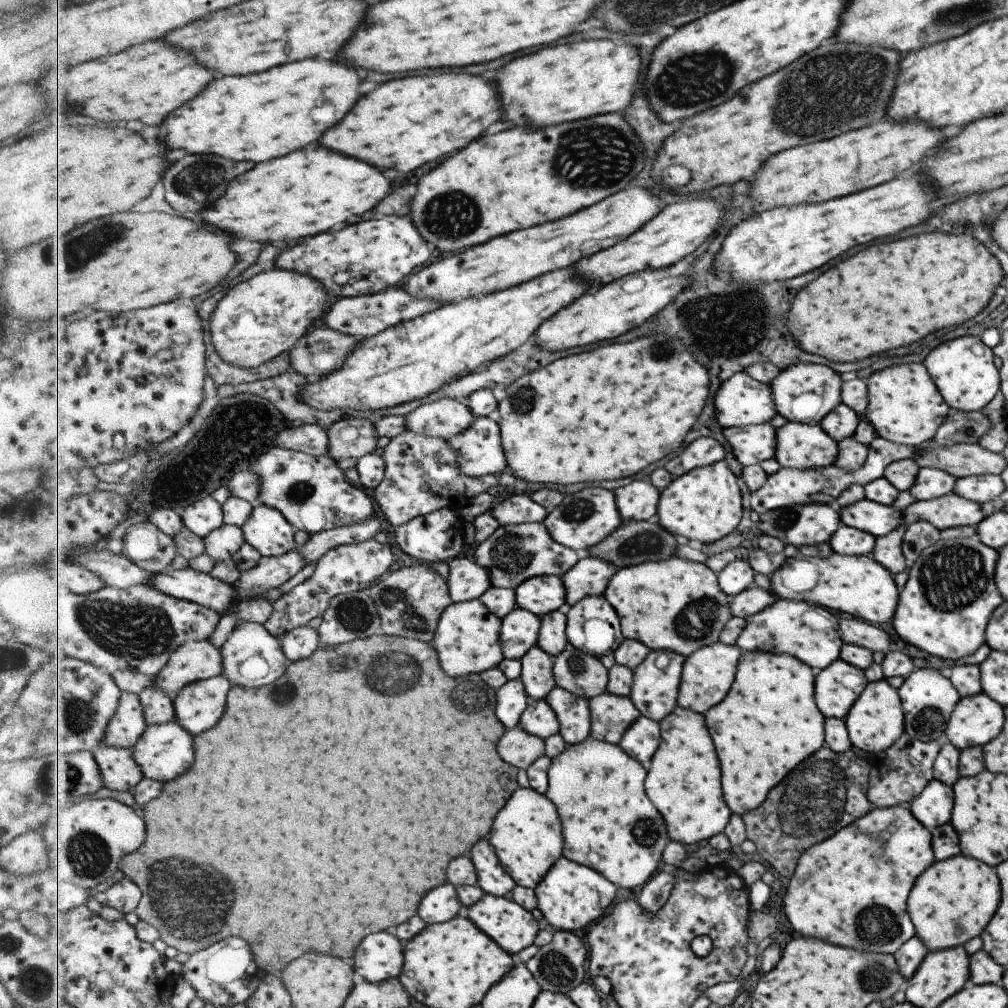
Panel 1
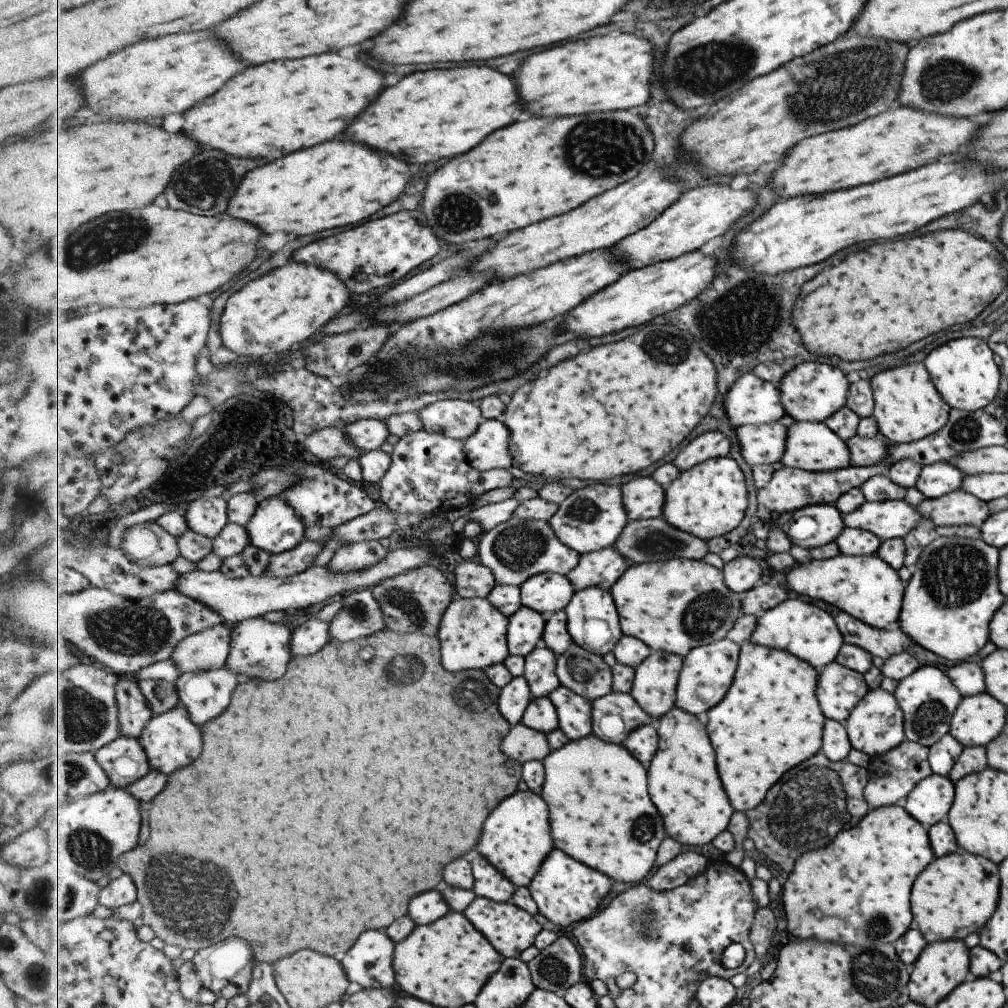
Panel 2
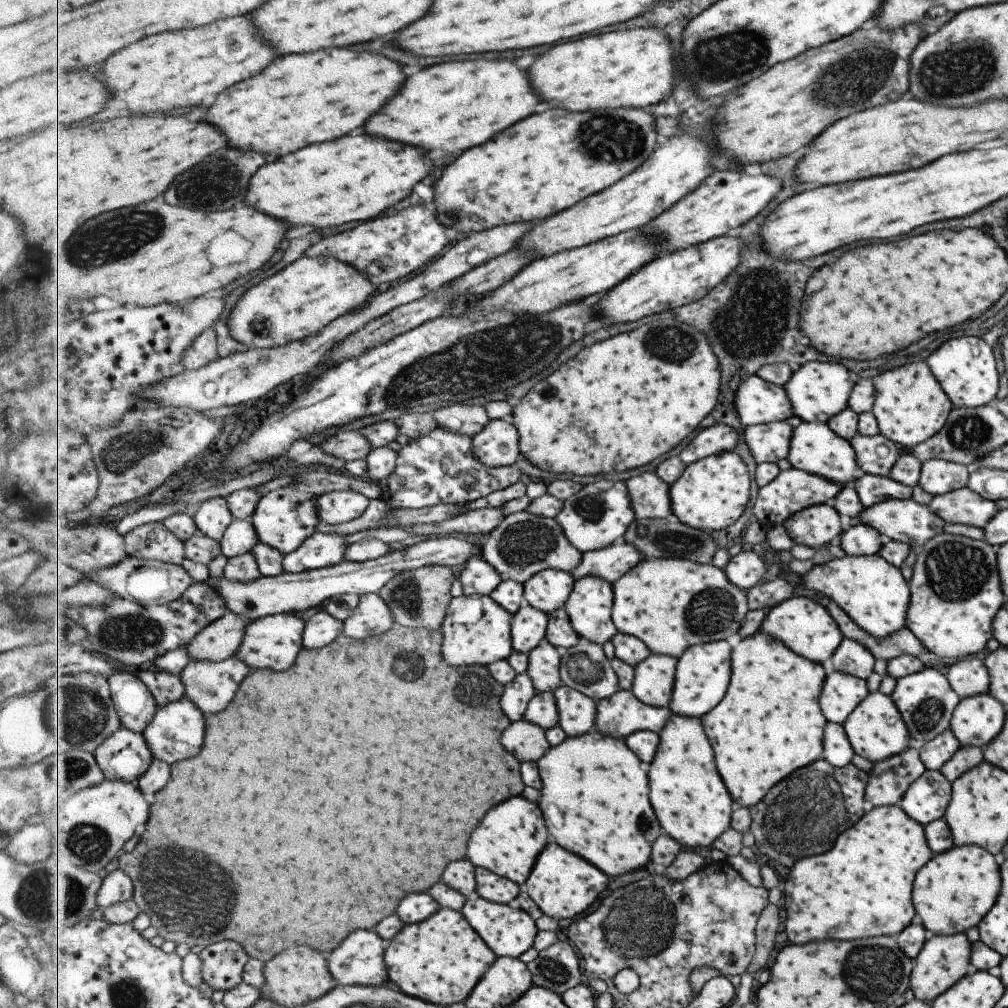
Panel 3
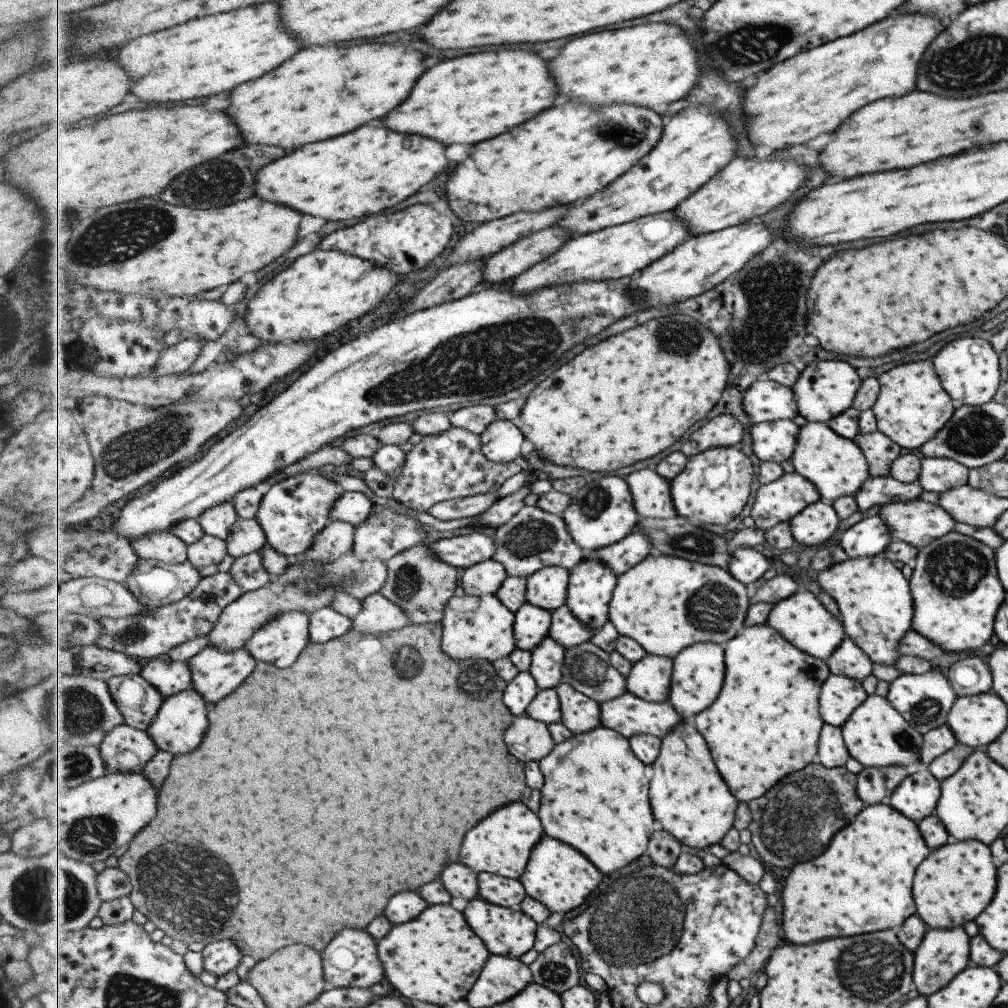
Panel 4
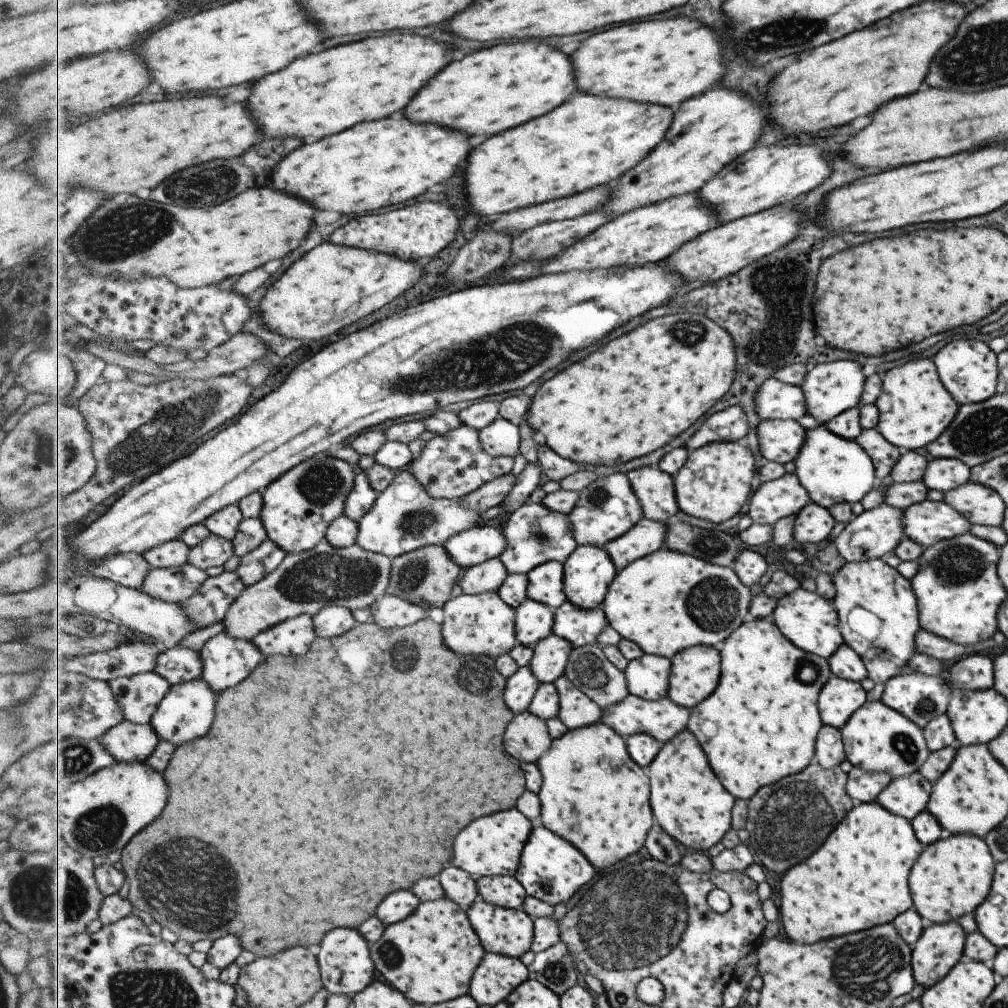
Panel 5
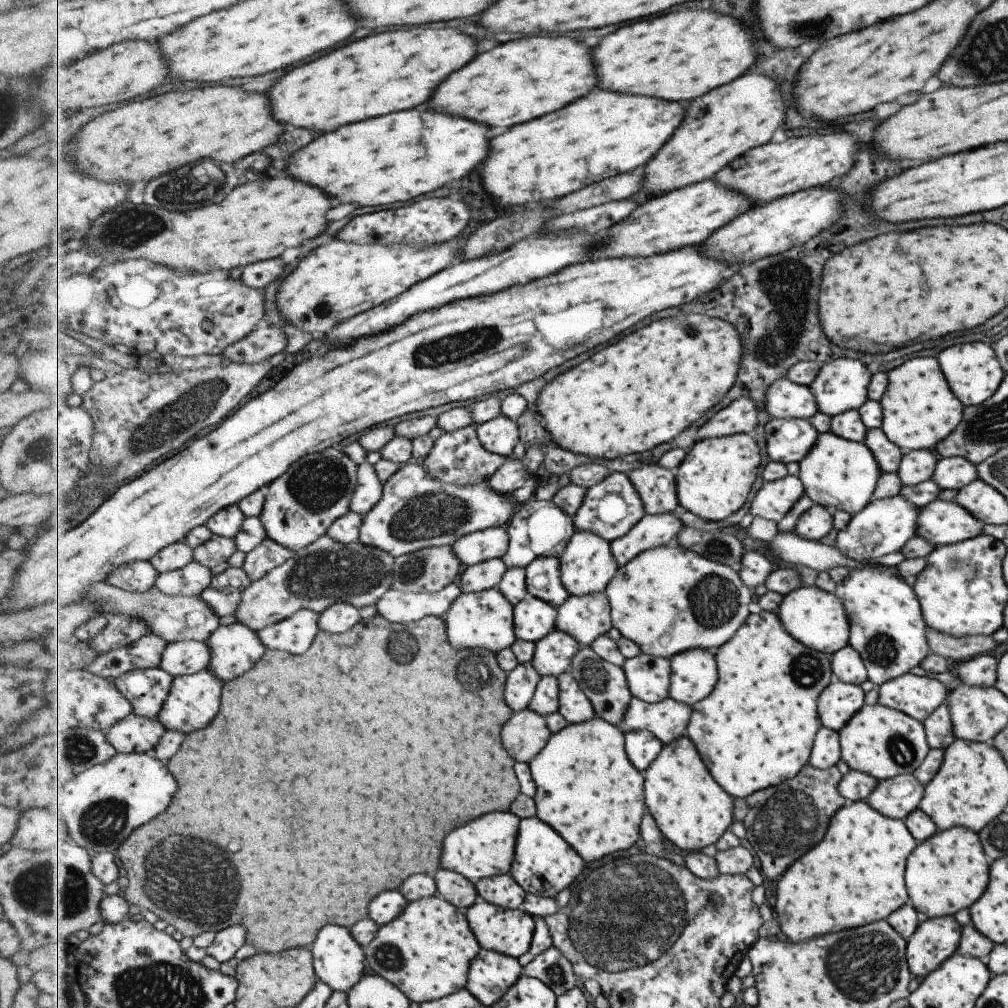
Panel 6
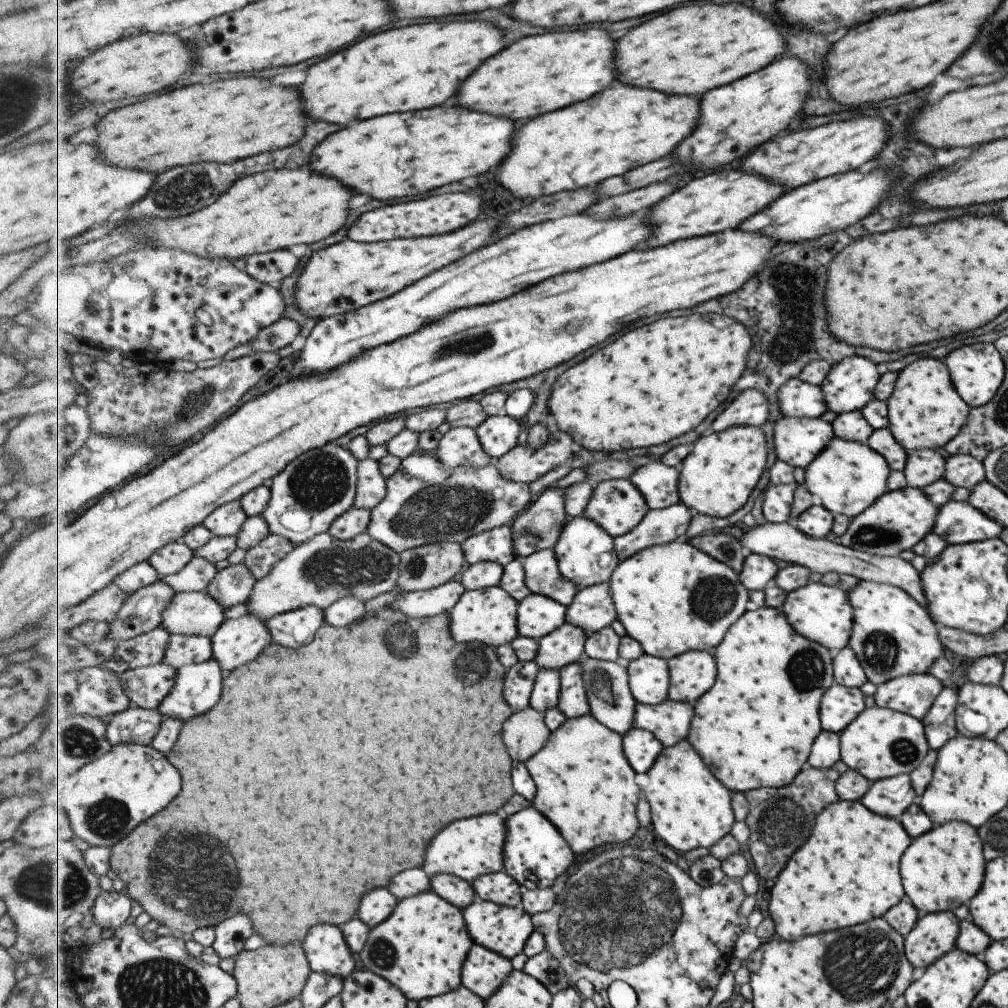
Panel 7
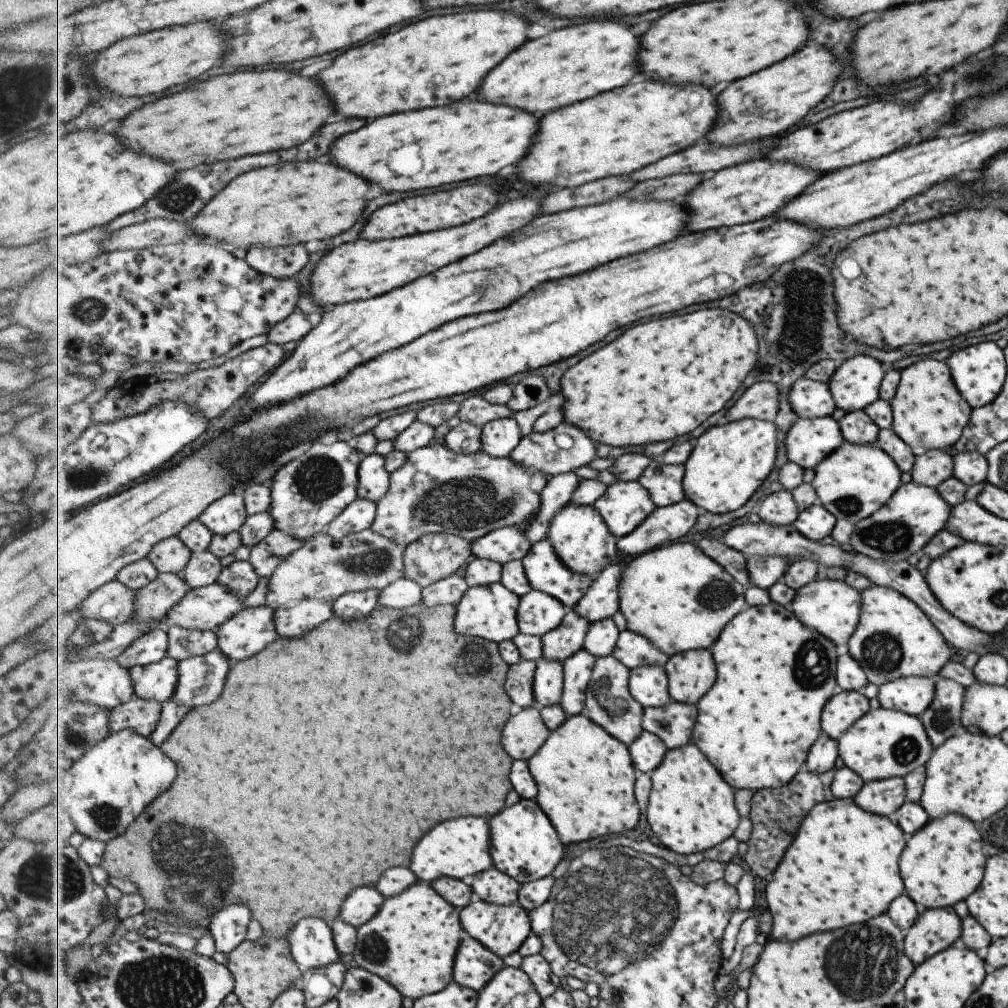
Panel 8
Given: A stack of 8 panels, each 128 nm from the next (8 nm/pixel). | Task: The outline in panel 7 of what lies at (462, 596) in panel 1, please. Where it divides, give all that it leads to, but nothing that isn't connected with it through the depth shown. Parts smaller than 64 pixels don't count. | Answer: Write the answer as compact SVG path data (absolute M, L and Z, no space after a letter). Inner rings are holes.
M481 561L468 564L458 577L467 591L500 586L504 575L504 566L498 562Z

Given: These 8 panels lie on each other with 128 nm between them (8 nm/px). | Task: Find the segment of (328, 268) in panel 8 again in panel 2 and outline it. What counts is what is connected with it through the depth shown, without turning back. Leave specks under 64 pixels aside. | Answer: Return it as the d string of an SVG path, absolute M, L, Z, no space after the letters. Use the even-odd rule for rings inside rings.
M291 260L289 264L282 267L277 267L276 269L269 271L266 275L252 280L249 286L244 286L241 288L241 290L235 292L235 296L227 301L225 310L221 315L220 322L220 333L223 344L225 345L225 348L228 348L231 350L231 352L237 353L241 356L246 356L253 361L262 361L273 356L287 353L289 350L291 350L291 348L293 348L293 346L295 346L295 344L307 342L309 338L316 338L319 332L321 332L330 321L335 319L339 314L345 312L345 308L347 304L349 304L349 298L351 298L350 293L351 292L348 289L348 285L346 285L334 272L327 269L322 269L317 265L296 263L295 261Z

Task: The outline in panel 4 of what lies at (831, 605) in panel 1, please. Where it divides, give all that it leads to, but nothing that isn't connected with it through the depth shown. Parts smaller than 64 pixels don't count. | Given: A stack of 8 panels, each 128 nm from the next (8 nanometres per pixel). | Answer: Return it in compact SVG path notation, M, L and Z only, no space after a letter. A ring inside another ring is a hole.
M883 553L875 556L845 559L817 573L817 584L835 602L849 637L875 664L892 665L899 656L899 642L911 629L913 601L901 571Z

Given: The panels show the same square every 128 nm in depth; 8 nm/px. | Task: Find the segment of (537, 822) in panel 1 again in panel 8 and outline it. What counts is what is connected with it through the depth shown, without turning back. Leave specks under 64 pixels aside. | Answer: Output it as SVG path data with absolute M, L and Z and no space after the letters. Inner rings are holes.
M457 818L433 828L415 848L415 860L411 862L413 872L421 880L430 884L441 877L457 877L469 881L475 875L491 869L494 864L492 854L493 834L490 818Z

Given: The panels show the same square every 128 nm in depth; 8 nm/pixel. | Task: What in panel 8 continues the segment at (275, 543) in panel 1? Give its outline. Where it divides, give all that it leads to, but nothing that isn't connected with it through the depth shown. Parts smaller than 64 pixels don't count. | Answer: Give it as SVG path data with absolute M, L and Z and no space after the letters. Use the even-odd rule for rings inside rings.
M346 440L331 446L315 442L297 460L283 466L277 472L275 482L270 484L272 503L269 512L275 519L275 529L304 541L326 532L330 524L359 498L362 460L362 454Z

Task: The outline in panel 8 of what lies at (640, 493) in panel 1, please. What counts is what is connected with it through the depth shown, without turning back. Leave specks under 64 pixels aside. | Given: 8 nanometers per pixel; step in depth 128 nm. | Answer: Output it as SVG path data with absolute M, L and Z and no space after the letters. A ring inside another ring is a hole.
M657 459L642 472L637 481L651 493L658 507L666 507L686 498L685 475L685 465L668 465Z

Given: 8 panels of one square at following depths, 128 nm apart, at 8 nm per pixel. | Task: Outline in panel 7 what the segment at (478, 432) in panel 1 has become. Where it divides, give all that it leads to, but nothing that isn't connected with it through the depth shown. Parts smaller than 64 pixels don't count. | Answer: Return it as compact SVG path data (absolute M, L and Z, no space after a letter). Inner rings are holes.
M509 414L487 417L478 426L482 447L495 459L500 459L519 444L522 424Z

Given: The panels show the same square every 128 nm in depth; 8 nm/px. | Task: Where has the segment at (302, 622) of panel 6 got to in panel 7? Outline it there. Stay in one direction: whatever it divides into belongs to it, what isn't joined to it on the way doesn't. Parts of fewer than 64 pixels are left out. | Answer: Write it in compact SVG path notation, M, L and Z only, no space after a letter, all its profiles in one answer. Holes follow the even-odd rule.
M306 606L269 619L266 625L270 629L273 642L289 646L289 648L301 648L303 644L311 644L317 636L319 629L325 624L326 615L323 609Z

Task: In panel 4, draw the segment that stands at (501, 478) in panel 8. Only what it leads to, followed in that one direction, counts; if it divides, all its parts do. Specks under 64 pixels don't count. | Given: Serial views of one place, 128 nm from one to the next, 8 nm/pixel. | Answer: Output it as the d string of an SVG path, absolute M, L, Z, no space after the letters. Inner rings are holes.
M375 505L375 510L368 519L356 527L353 553L362 561L379 559L386 562L400 552L421 544L423 537L429 532L426 528L427 526L420 524L413 518L406 518L393 510Z

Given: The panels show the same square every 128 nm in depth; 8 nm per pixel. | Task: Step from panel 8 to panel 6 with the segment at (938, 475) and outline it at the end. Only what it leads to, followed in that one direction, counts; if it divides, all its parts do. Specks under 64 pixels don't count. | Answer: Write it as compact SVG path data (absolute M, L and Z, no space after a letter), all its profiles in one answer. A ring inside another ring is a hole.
M932 450L907 451L900 458L895 473L902 485L913 486L930 479L937 460Z

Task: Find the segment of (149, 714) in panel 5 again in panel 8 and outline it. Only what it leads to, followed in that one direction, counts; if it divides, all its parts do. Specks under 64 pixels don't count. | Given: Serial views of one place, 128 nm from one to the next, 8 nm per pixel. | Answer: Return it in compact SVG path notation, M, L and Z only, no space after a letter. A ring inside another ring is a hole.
M169 656L149 666L130 669L136 695L161 704L172 698L180 679L180 662Z

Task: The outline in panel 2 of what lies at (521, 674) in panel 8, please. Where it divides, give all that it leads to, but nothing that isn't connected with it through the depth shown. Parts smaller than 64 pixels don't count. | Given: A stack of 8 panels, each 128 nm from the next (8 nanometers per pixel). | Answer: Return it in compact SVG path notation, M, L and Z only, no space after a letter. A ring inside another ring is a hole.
M524 675L514 677L507 686L502 688L498 710L511 726L515 726L522 722L527 708L534 699L530 683Z

